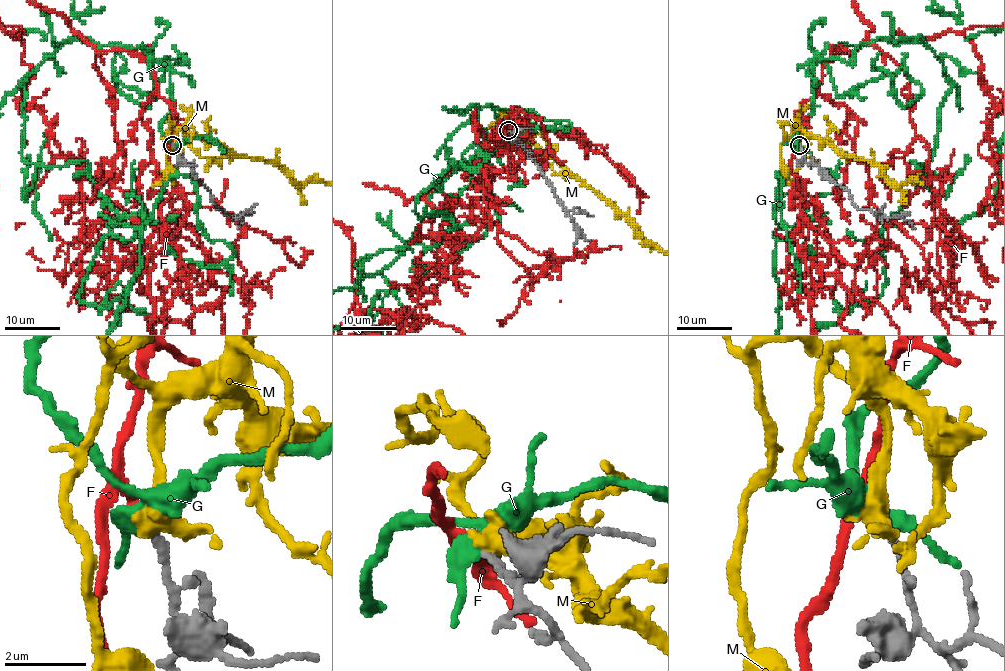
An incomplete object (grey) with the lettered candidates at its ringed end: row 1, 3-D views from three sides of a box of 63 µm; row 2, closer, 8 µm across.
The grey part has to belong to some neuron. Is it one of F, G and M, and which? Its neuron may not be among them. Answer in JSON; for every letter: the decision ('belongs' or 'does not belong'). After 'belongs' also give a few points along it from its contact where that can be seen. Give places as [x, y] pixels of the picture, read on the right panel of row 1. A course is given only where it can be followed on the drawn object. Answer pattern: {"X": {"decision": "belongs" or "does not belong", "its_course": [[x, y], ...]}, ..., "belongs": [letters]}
{"F": {"decision": "belongs"}, "G": {"decision": "does not belong"}, "M": {"decision": "does not belong"}, "belongs": ["F"]}

